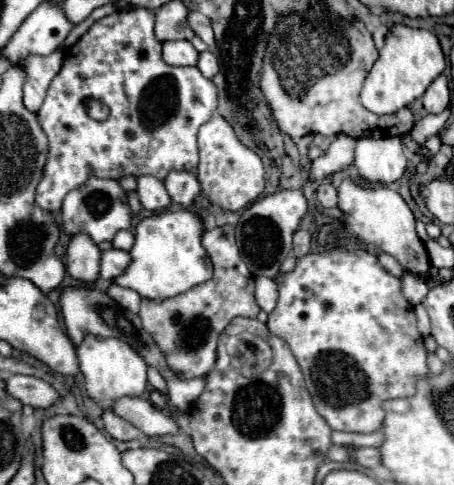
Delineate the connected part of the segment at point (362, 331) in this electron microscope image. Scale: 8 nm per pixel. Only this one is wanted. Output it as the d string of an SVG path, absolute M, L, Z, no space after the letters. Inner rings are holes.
M332 249L320 255L310 253L302 257L294 271L276 277L276 283L278 303L266 325L272 335L278 335L288 343L304 373L306 389L312 395L316 411L334 431L380 431L384 425L382 403L386 399L412 397L412 393L416 393L416 381L420 381L420 377L430 377L426 347L416 329L414 307L404 299L400 279L386 273L380 267L378 257L364 249Z

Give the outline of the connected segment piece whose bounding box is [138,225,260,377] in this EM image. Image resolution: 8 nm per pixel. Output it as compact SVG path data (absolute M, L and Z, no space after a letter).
M224 225L204 231L202 245L214 265L212 279L160 303L142 299L138 313L144 329L154 337L156 345L166 355L170 369L182 377L206 377L212 371L212 365L216 365L218 337L226 325L238 315L256 317L260 313L254 297L254 277L240 259L234 227Z

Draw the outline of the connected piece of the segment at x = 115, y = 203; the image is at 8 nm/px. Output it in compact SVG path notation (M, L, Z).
M90 177L82 187L68 193L62 205L62 231L68 233L68 237L74 237L76 233L88 233L96 243L112 241L116 231L130 229L130 223L132 217L130 207L126 203L126 195L122 193L120 183L112 179Z

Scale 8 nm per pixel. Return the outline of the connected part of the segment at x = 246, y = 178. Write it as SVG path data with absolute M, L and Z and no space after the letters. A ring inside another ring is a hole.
M214 115L208 123L200 127L198 133L198 149L200 149L200 163L198 163L198 181L202 185L202 193L208 201L224 211L240 211L254 203L266 185L264 165L258 153L252 153L232 131L224 117Z

